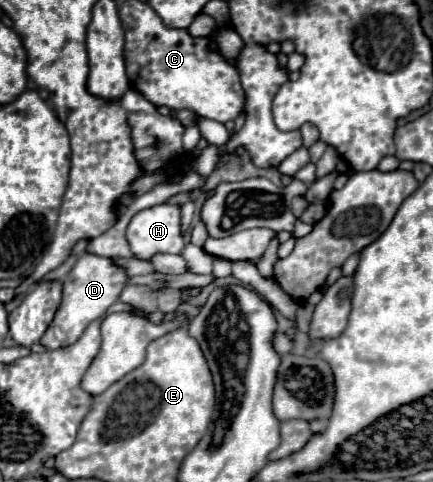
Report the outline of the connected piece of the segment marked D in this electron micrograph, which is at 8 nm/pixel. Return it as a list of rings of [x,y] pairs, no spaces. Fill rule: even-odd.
[[[83,253],[75,267],[69,271],[67,275],[69,279],[63,283],[63,301],[49,325],[49,329],[45,331],[45,335],[39,339],[39,343],[47,349],[61,349],[61,347],[69,347],[73,345],[85,331],[85,327],[103,317],[105,311],[117,301],[123,285],[127,283],[127,275],[123,273],[123,269],[115,267],[111,263],[111,259],[105,257],[97,257],[97,255],[89,255]]]

